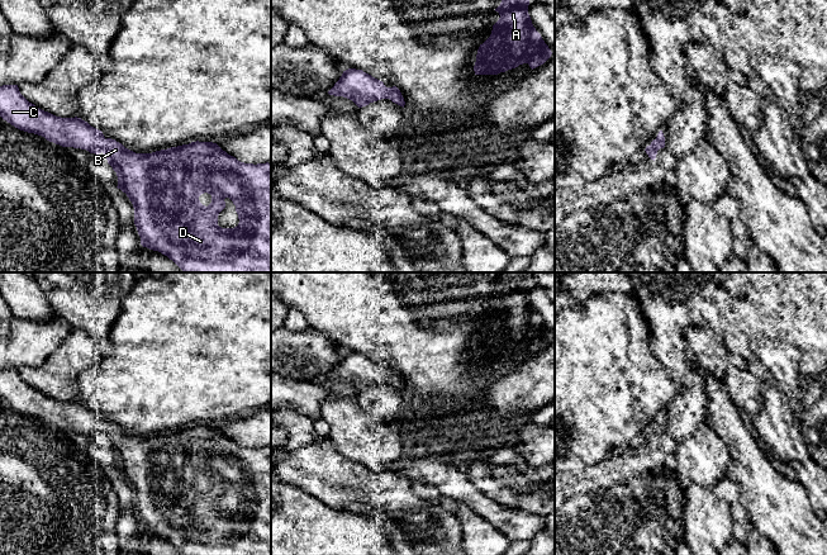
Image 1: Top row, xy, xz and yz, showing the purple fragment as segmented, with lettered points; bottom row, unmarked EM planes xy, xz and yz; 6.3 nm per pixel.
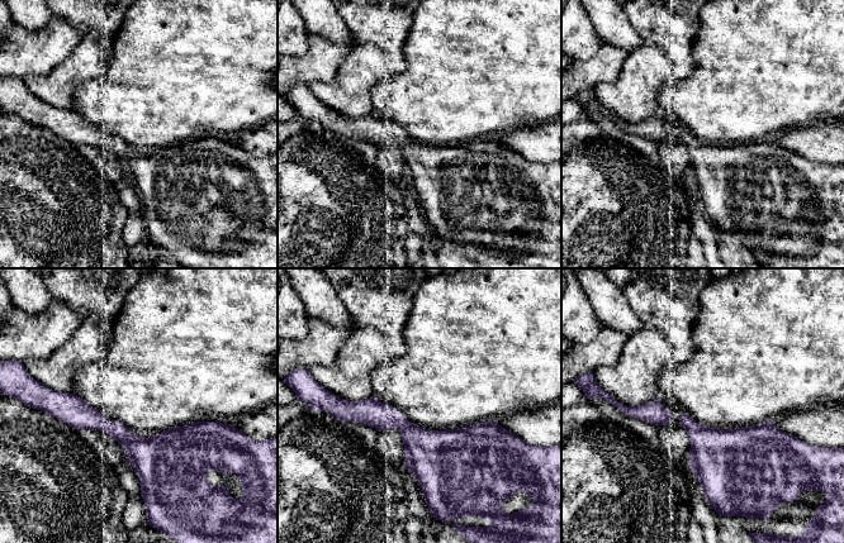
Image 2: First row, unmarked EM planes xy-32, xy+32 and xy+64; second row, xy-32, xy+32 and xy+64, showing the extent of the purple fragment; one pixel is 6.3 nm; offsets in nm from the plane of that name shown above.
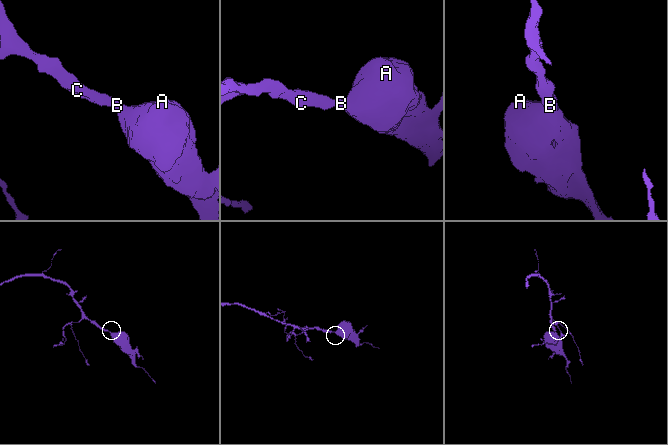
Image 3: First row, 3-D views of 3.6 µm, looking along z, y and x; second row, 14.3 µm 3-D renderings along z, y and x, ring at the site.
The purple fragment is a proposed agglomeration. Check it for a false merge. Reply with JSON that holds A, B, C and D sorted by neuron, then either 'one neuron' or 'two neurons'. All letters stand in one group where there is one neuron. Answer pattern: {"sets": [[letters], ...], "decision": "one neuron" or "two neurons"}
{"sets": [["A", "B", "C", "D"]], "decision": "one neuron"}

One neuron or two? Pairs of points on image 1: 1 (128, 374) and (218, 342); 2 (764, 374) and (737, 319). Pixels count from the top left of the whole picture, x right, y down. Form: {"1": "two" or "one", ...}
{"1": "one", "2": "two"}

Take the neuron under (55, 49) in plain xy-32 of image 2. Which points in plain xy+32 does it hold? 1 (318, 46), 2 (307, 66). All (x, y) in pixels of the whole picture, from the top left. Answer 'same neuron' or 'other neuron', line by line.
1: same neuron
2: same neuron

